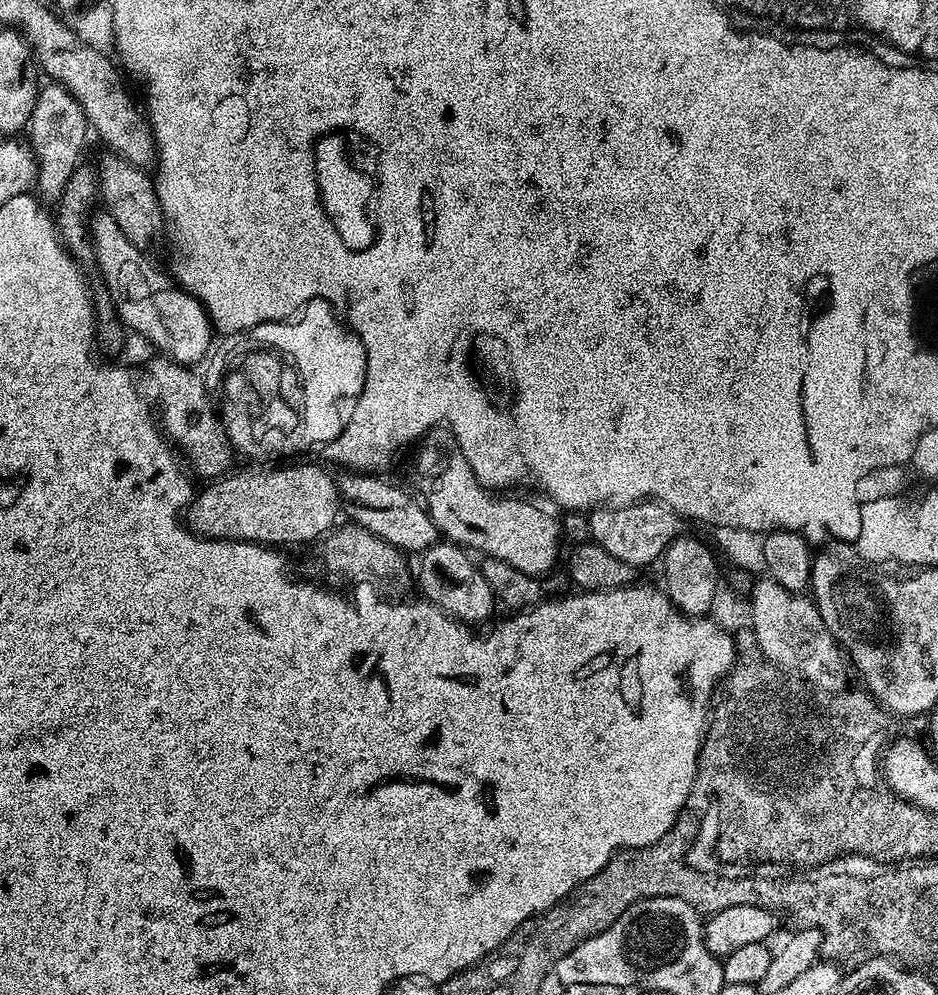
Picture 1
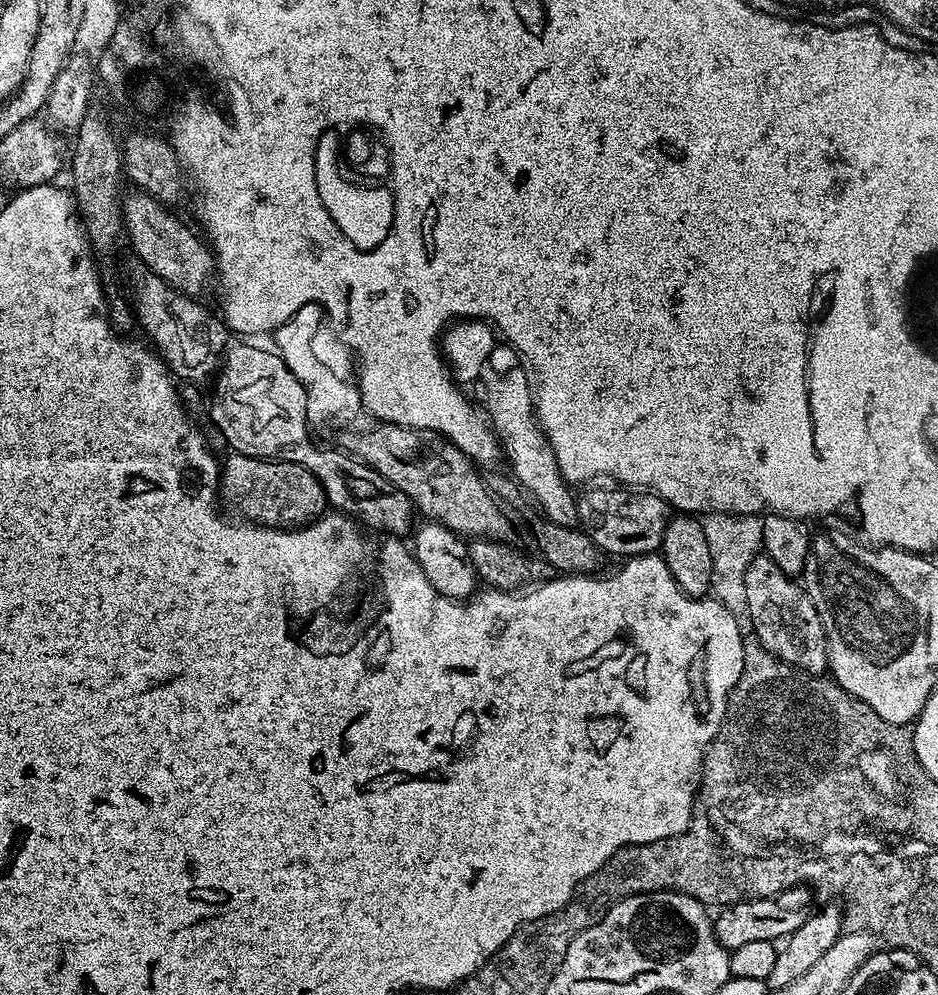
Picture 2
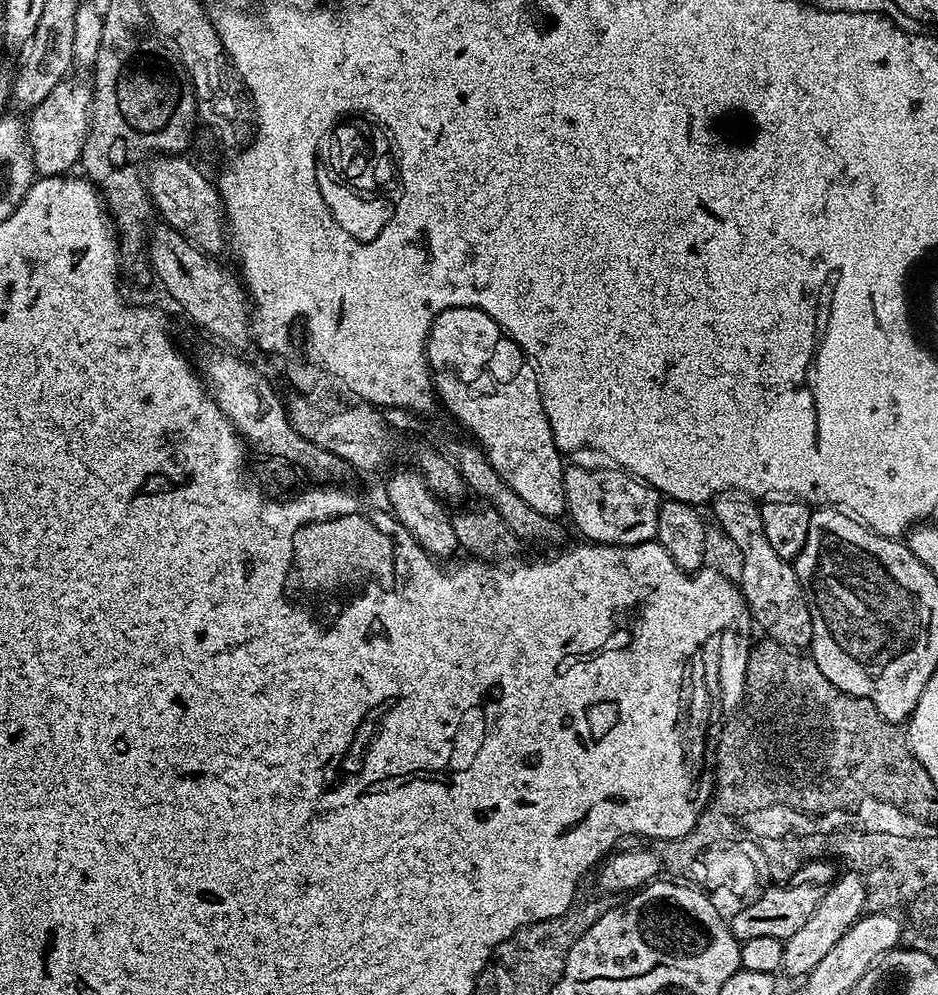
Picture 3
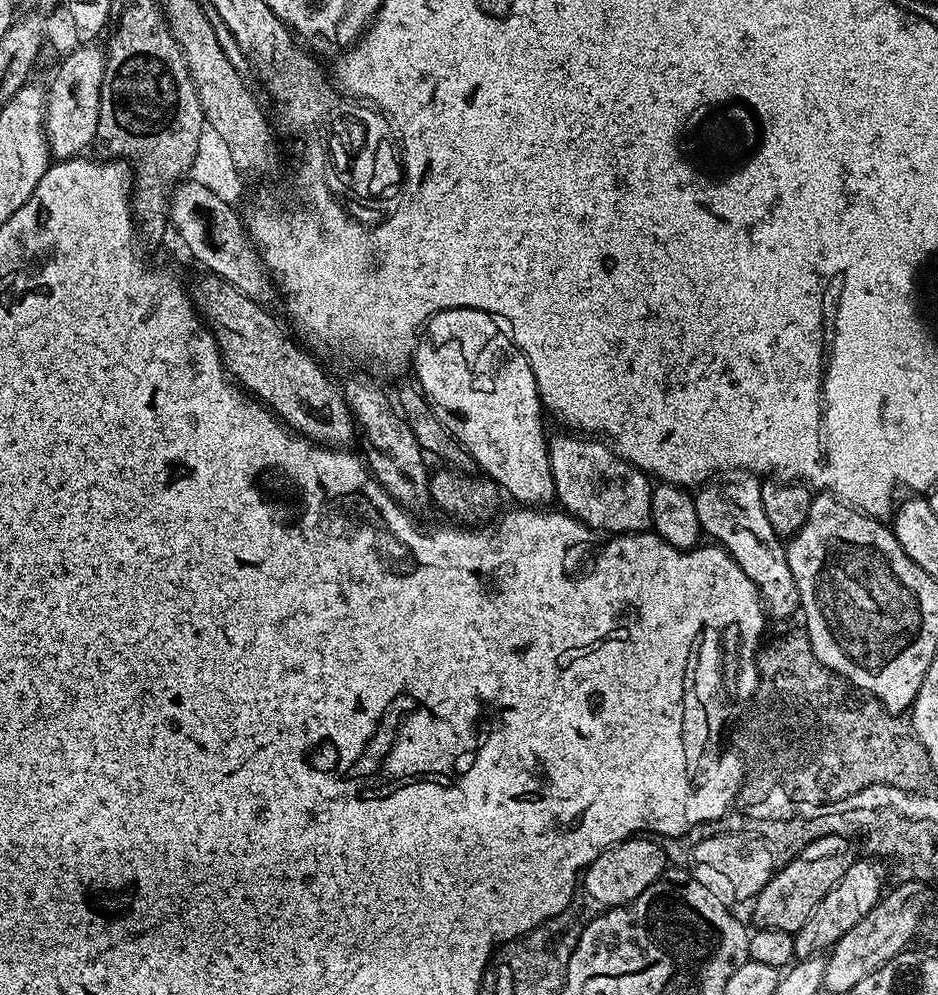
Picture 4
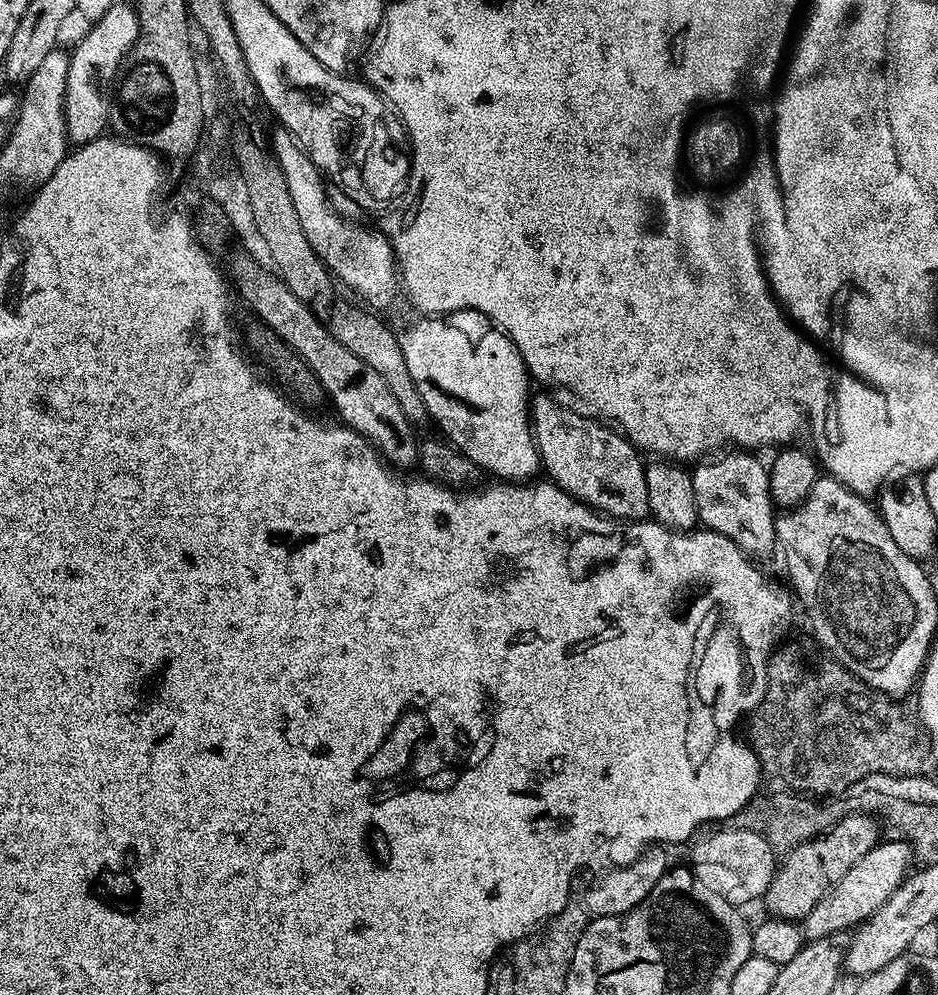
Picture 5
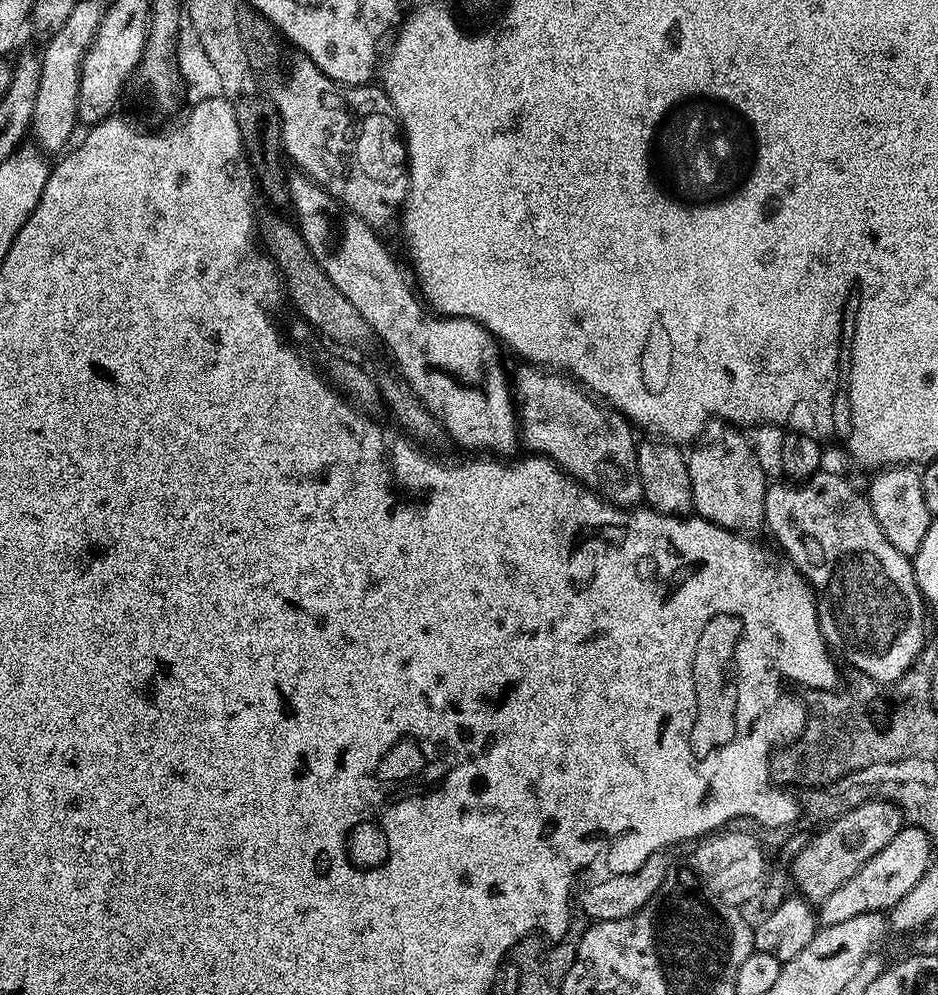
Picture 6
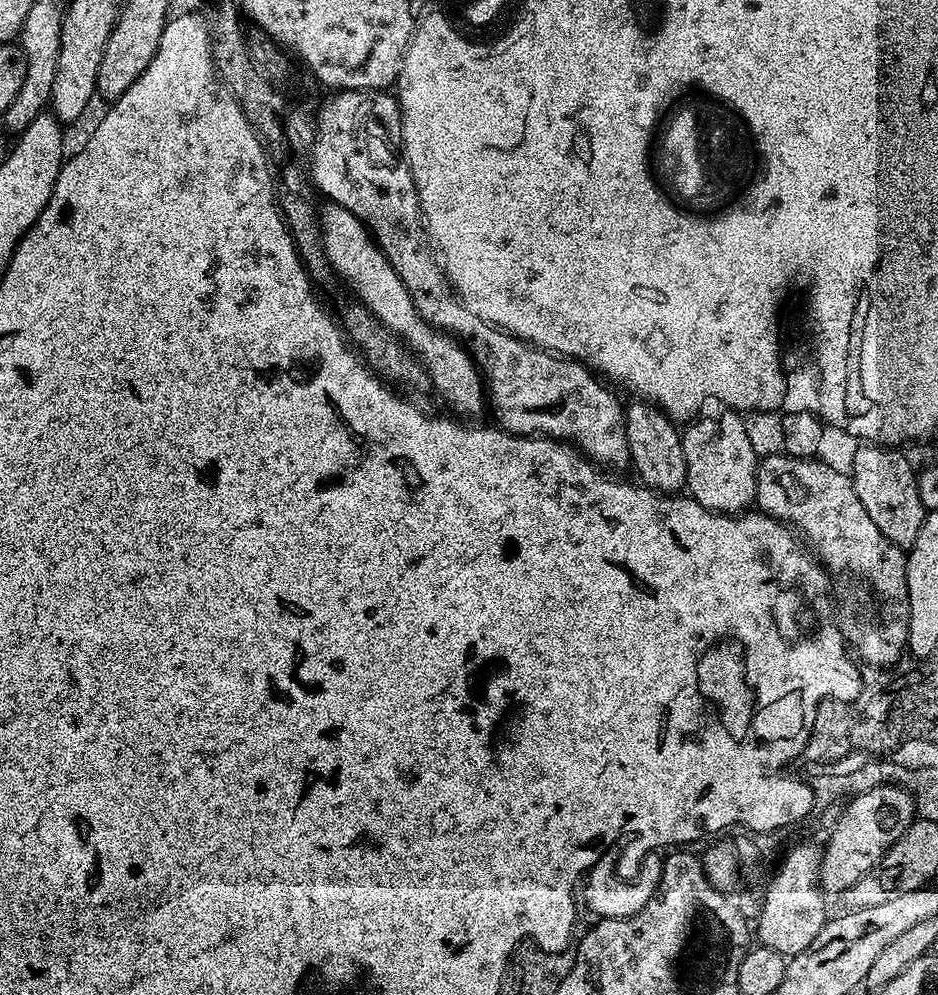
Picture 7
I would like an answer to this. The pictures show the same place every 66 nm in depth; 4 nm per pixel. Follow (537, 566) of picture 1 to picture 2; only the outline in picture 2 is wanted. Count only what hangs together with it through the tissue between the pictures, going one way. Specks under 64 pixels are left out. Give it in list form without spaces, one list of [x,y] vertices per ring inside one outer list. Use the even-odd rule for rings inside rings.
[[[383,422],[369,423],[369,428],[349,427],[340,436],[339,447],[368,468],[386,478],[402,495],[407,496],[413,509],[422,512],[429,521],[446,526],[461,538],[482,540],[509,539],[514,527],[495,496],[489,492],[477,465],[458,446],[444,438],[441,432],[429,428],[407,428]]]

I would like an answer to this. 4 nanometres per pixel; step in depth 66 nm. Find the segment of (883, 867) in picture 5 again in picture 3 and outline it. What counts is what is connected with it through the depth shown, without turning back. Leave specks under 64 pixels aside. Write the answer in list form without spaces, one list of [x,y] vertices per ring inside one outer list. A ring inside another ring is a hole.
[[[851,870],[845,872],[845,876],[844,873],[840,874],[833,880],[822,902],[818,902],[818,910],[814,910],[814,914],[810,914],[807,922],[784,941],[783,975],[797,976],[797,978],[809,976],[814,966],[818,966],[818,962],[822,962],[822,958],[826,958],[826,953],[838,943],[838,938],[842,938],[842,934],[846,934],[846,930],[850,930],[850,926],[854,926],[854,922],[865,915],[866,905],[870,900],[866,881],[859,872]]]

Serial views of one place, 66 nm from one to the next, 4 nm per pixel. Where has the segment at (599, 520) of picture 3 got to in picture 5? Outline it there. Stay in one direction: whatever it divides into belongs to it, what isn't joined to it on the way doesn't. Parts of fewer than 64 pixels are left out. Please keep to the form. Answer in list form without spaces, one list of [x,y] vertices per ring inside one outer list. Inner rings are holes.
[[[533,395],[530,400],[530,419],[532,436],[536,440],[536,449],[540,455],[543,471],[548,471],[547,479],[556,484],[575,500],[580,500],[587,508],[621,522],[642,520],[648,516],[648,499],[646,498],[646,464],[628,437],[621,434],[615,427],[593,418],[583,416],[580,412],[571,412],[563,408],[552,396]]]

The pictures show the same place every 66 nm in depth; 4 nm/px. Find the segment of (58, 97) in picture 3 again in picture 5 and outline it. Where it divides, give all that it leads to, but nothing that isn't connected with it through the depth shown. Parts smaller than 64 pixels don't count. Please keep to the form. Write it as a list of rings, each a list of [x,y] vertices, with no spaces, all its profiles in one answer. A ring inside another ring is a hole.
[[[114,2],[100,18],[89,27],[86,38],[71,49],[66,74],[64,95],[64,121],[68,139],[73,145],[88,144],[105,135],[109,127],[110,97],[114,81],[123,65],[124,57],[134,46],[140,33],[140,23],[131,3]]]

